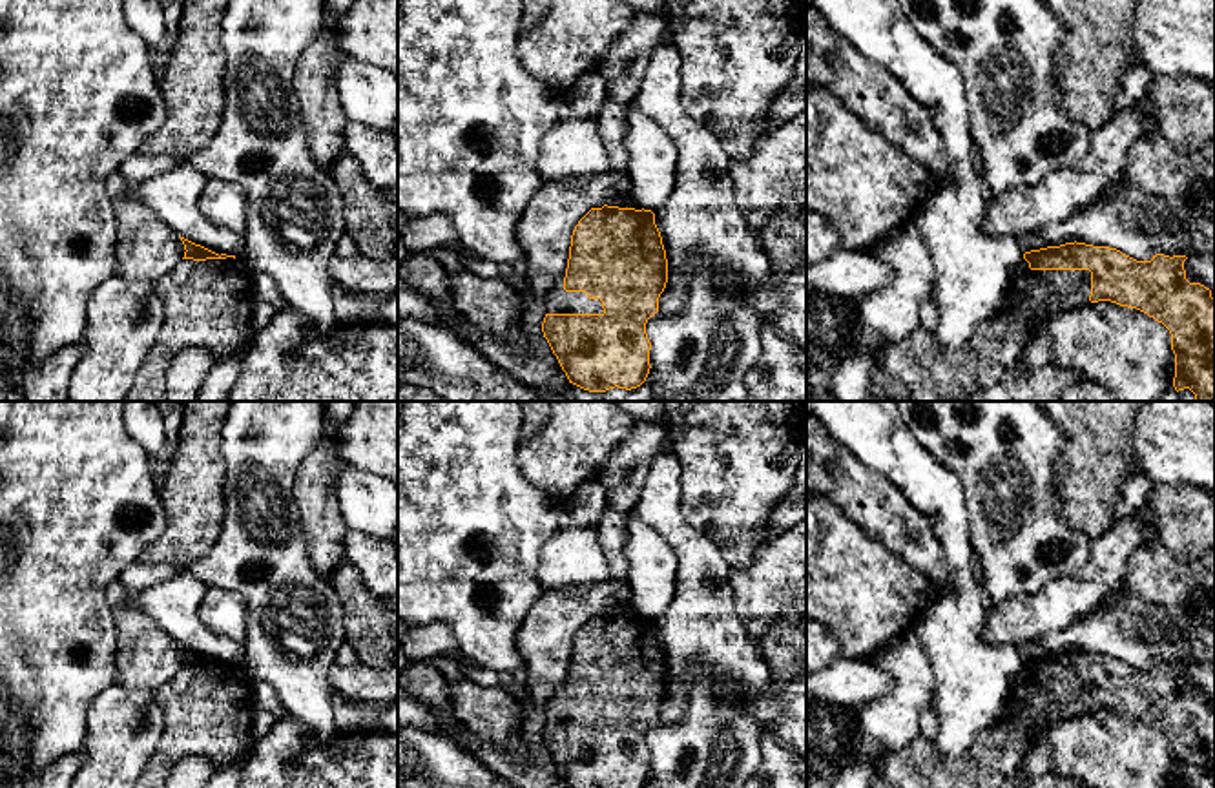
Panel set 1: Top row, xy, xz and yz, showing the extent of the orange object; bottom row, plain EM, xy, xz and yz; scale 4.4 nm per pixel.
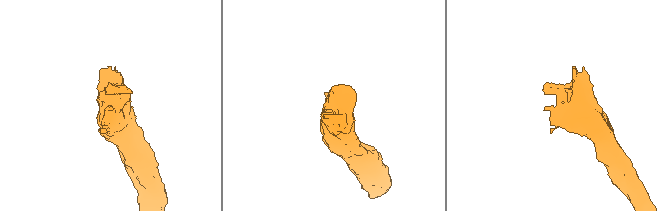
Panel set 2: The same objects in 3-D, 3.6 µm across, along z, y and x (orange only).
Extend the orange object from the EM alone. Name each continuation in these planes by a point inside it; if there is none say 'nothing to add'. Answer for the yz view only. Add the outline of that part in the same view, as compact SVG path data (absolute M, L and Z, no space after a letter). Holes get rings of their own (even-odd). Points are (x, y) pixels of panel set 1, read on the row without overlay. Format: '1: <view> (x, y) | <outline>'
1: yz (1035, 705) | M1023 668L1011 690L1002 719L981 730L961 759L943 757L932 741L918 735L885 757L870 777L870 788L1002 788L1007 775L1020 770L1029 748L1067 719L1091 713L1089 679L1031 679Z

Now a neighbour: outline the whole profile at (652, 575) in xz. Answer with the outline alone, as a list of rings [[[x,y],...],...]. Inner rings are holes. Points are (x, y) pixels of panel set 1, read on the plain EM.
[[[626,513],[626,545],[629,564],[628,589],[631,606],[644,618],[659,618],[673,600],[677,556],[666,540],[635,513]]]

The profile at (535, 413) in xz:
[[[520,401],[522,405],[522,440],[540,434],[549,421],[549,401]]]

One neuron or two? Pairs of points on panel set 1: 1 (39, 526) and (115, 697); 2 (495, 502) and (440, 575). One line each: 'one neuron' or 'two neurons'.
1: two neurons
2: one neuron

